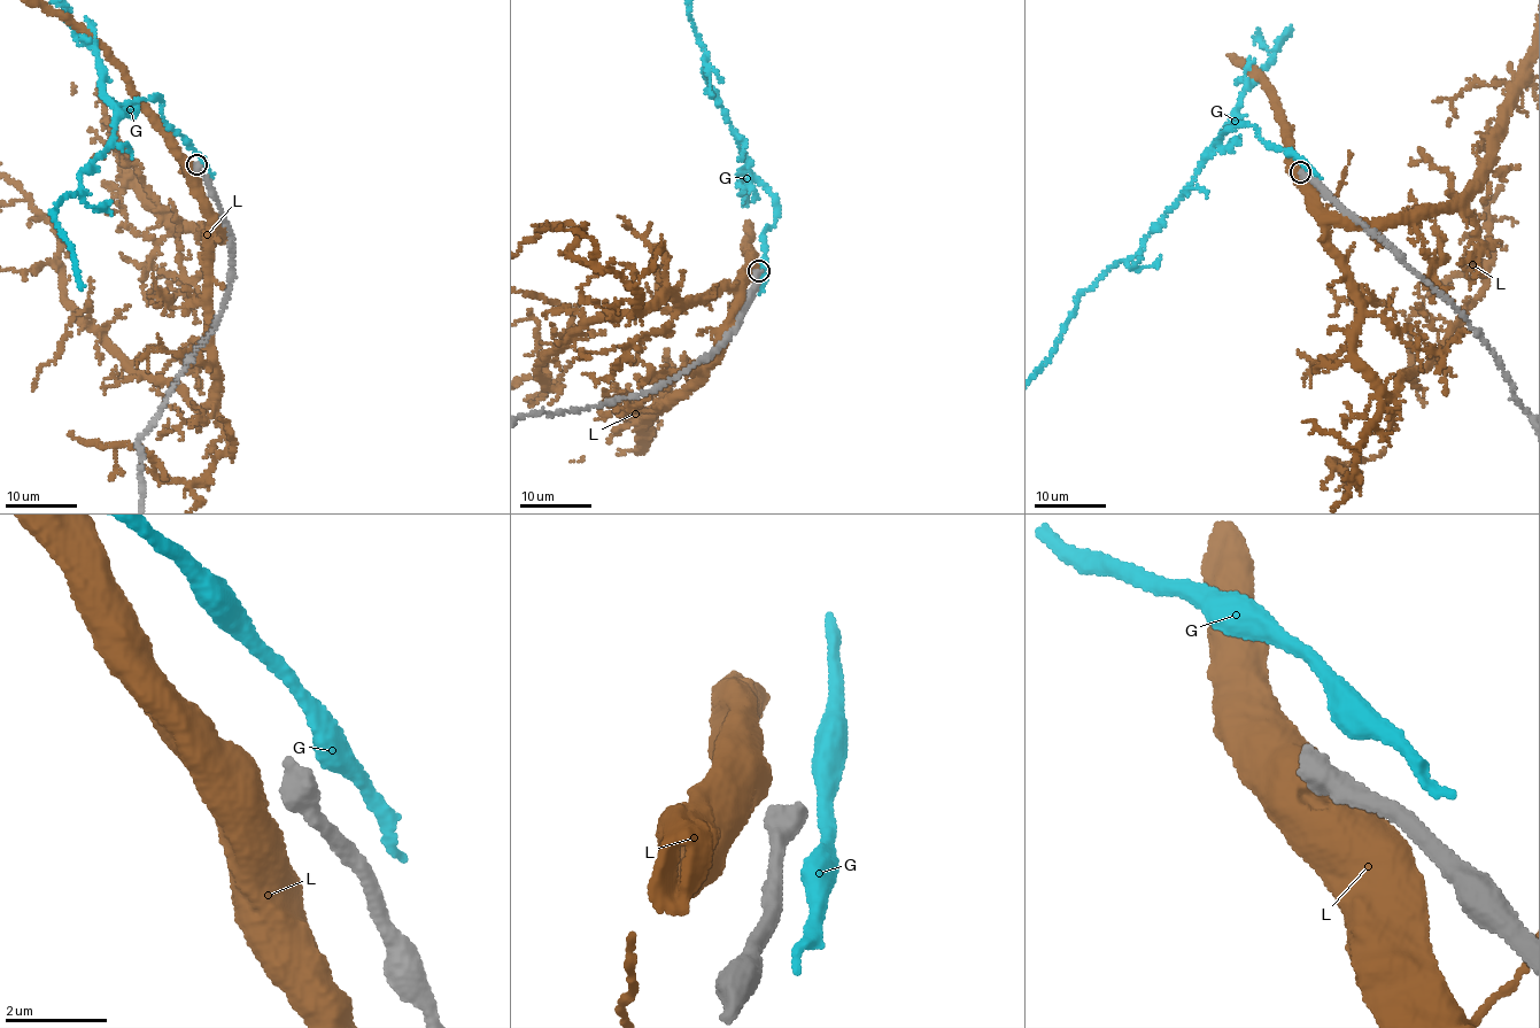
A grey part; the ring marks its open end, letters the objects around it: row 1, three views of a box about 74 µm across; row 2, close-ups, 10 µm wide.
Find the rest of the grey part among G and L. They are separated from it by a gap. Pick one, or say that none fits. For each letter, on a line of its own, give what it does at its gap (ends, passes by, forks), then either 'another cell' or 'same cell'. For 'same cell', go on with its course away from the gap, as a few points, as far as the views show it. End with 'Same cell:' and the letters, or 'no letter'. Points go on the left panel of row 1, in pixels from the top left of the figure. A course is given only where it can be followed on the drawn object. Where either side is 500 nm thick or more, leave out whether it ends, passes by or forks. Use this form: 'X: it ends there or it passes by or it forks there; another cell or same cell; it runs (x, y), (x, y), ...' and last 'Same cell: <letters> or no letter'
G: another cell
L: another cell
Same cell: no letter

